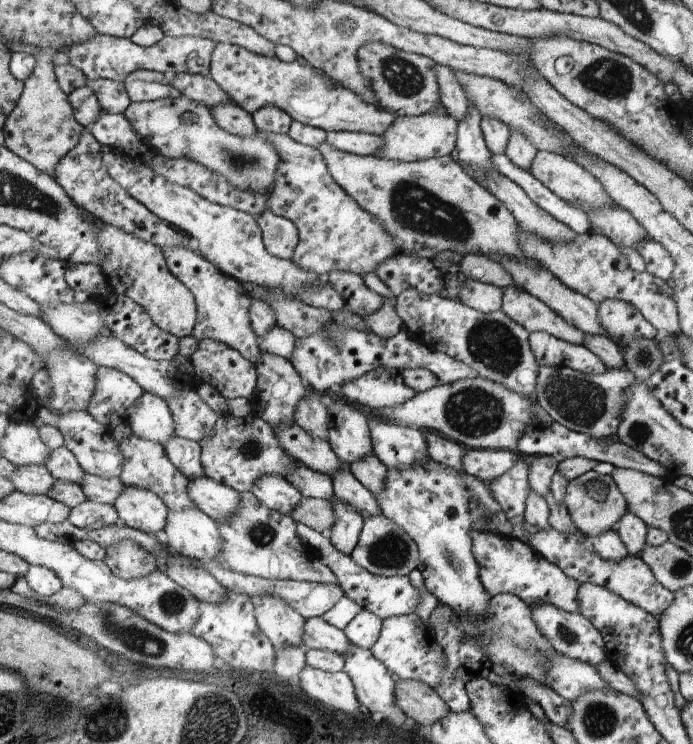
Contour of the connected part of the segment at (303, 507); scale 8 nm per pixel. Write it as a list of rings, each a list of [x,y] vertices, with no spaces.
[[[303,497],[291,516],[298,523],[305,523],[323,534],[336,523],[335,509],[331,501],[317,497]]]

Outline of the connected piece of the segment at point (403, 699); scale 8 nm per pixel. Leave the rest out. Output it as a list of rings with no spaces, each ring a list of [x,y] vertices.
[[[397,678],[396,703],[421,726],[433,726],[450,714],[450,706],[430,685],[418,680]]]

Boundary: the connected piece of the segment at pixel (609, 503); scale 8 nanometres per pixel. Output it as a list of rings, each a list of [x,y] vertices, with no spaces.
[[[596,471],[586,472],[568,484],[565,504],[575,526],[589,538],[617,529],[623,515],[629,511],[626,496],[616,483],[614,475],[602,475]]]

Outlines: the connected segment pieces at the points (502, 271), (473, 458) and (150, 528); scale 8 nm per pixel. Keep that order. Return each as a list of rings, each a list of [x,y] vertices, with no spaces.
[[[476,253],[464,255],[460,269],[473,280],[493,284],[499,288],[515,285],[514,276],[502,263],[494,261],[487,255]]]
[[[467,446],[462,449],[462,471],[486,483],[512,469],[520,456],[510,450],[474,449]]]
[[[125,486],[125,491],[114,504],[122,525],[153,534],[165,530],[170,508],[152,490]]]

